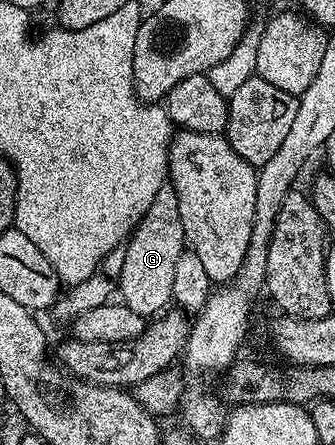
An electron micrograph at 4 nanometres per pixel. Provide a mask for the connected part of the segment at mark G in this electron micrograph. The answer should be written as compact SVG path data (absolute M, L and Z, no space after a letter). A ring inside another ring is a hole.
M164 184L156 191L152 207L139 219L124 245L124 267L117 279L117 296L121 304L127 305L141 317L150 319L161 314L171 304L174 292L172 278L176 271L176 259L187 248L184 223L180 223L179 204L176 191Z

